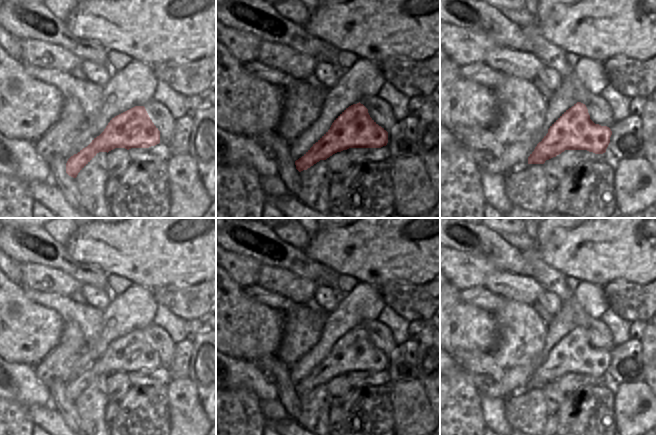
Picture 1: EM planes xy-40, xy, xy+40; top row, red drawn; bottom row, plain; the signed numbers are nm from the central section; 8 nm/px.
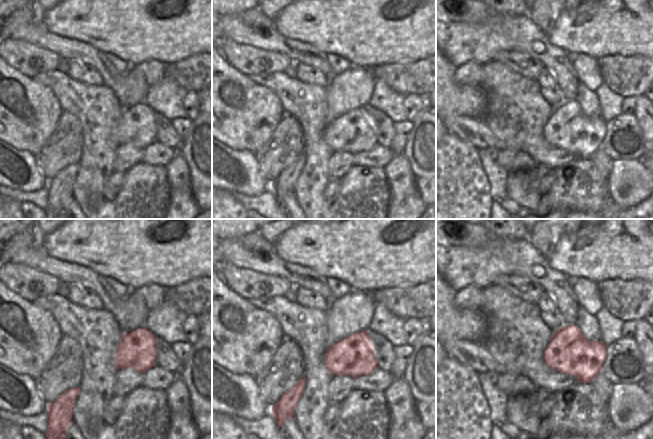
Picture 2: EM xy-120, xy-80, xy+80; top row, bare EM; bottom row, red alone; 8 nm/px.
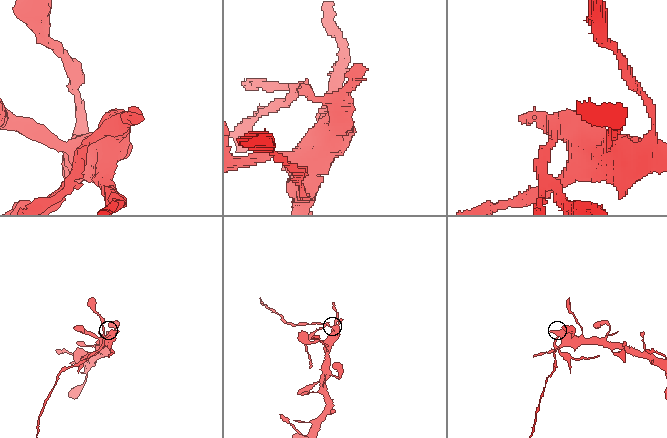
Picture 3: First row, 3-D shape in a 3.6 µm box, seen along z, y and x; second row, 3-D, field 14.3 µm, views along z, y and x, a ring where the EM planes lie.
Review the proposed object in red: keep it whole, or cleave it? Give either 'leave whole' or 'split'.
split

